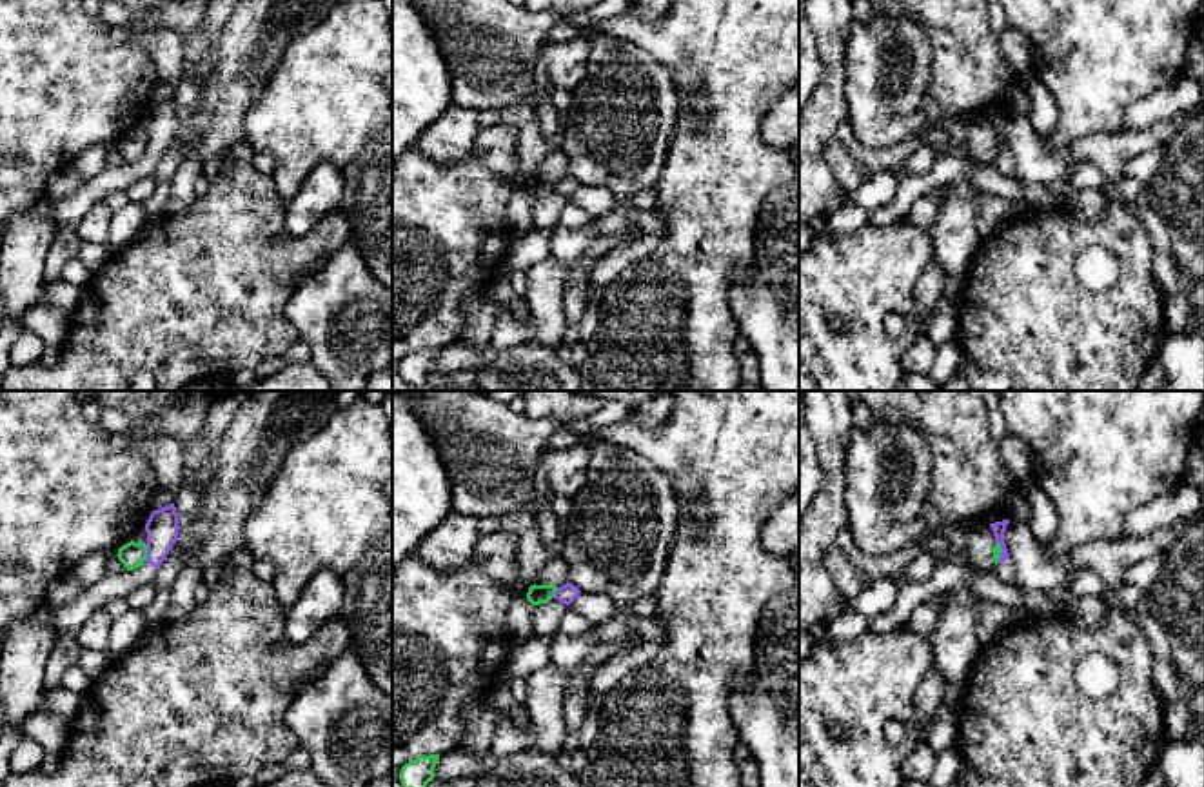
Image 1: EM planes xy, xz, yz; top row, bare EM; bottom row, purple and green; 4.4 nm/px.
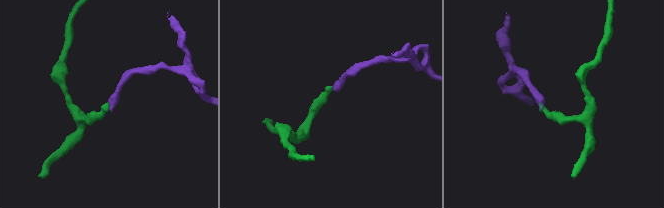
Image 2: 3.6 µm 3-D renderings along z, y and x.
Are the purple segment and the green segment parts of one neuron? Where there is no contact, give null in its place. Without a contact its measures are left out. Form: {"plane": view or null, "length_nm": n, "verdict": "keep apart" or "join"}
{"plane": "xy", "length_nm": 80, "verdict": "keep apart"}

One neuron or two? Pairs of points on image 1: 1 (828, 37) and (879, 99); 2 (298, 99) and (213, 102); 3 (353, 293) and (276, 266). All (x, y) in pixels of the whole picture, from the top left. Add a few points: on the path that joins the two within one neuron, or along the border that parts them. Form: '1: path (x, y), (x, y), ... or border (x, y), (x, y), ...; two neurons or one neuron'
1: border (852, 19), (847, 29), (847, 102); two neurons
2: border (278, 64), (262, 97), (246, 117), (246, 139); two neurons
3: border (338, 248), (300, 284), (284, 313); two neurons

